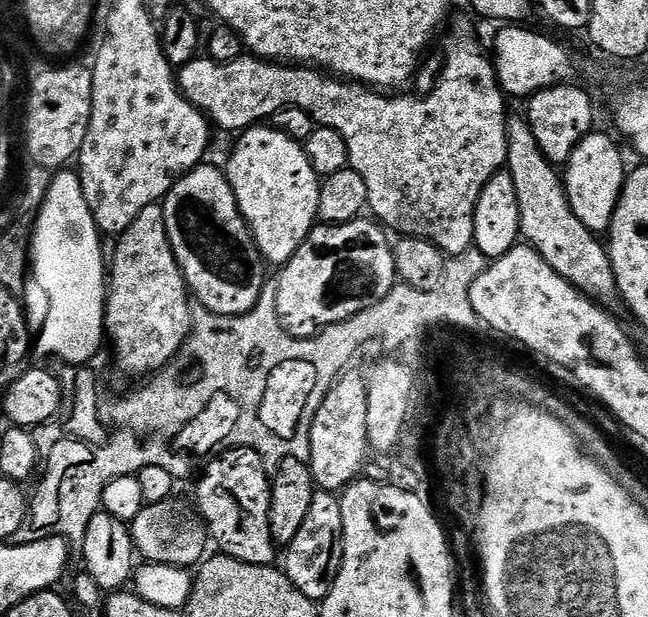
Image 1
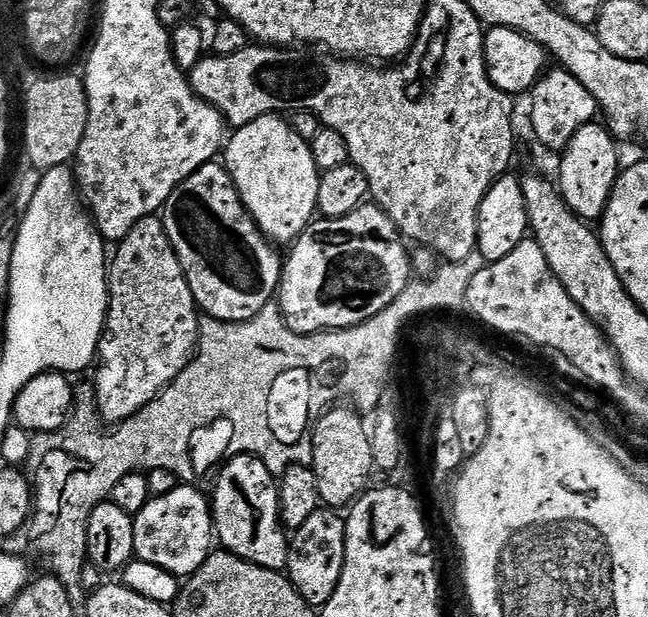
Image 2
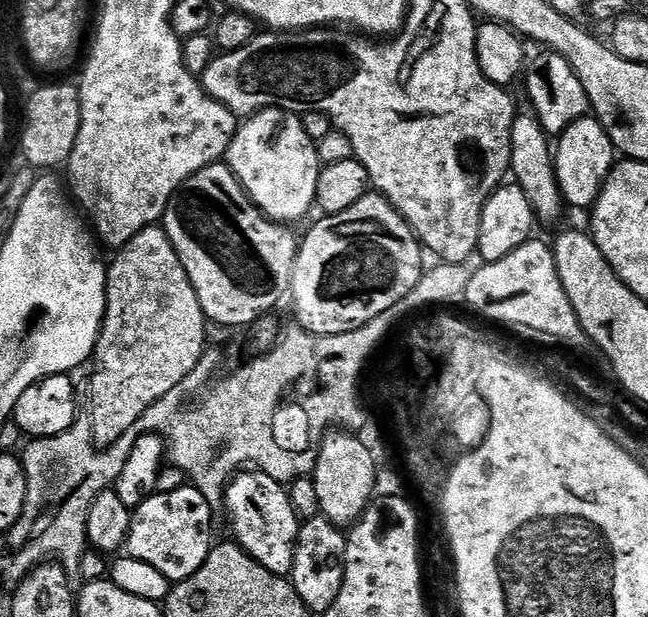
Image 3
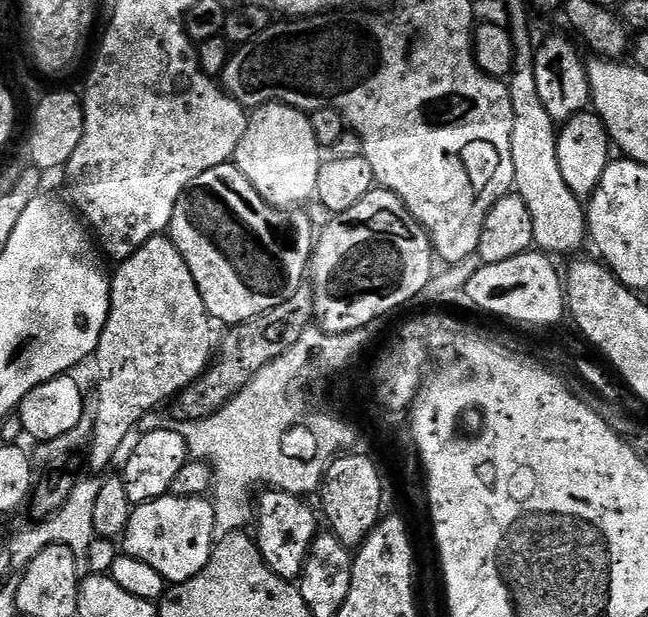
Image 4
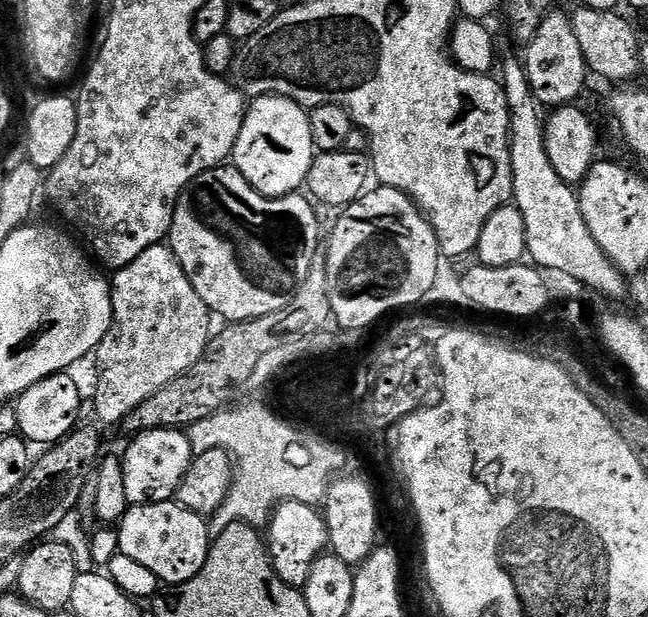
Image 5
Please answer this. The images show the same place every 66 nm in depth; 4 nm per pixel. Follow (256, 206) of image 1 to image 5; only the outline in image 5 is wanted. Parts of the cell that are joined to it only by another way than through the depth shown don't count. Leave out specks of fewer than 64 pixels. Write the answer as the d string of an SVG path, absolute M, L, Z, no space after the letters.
M258 96L247 105L242 134L238 134L238 142L230 160L244 175L246 182L250 182L250 186L254 186L254 190L263 196L290 196L299 193L307 185L310 166L317 154L310 134L310 118L301 104L285 96Z

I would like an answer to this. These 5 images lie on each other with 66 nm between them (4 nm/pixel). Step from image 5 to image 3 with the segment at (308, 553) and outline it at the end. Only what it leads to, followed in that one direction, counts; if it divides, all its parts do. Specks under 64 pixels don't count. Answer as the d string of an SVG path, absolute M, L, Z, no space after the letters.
M259 470L237 471L224 494L226 517L232 523L235 543L250 558L257 560L276 576L291 577L296 561L296 549L302 535L302 517L294 510L288 497L288 488L270 474Z

